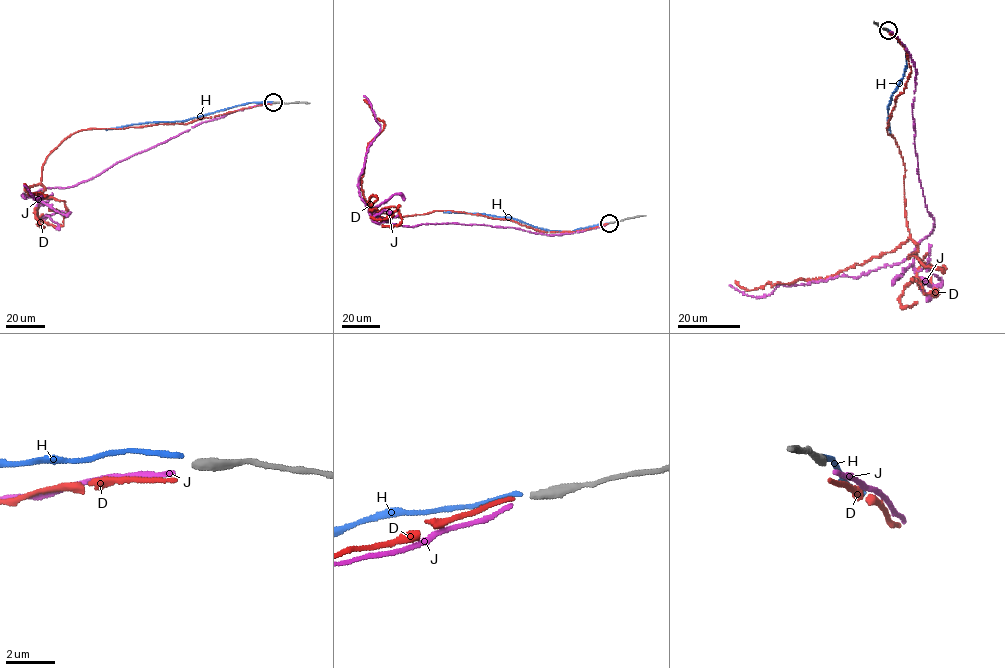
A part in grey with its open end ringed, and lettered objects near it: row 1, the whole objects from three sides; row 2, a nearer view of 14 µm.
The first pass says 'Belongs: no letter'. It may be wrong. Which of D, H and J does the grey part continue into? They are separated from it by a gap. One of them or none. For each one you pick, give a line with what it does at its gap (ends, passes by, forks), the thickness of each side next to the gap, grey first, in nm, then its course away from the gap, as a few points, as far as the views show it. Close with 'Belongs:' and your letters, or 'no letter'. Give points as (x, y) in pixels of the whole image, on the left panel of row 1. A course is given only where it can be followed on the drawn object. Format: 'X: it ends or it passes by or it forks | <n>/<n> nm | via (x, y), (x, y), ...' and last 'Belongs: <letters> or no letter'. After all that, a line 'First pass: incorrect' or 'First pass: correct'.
Belongs: no letter
First pass: correct

